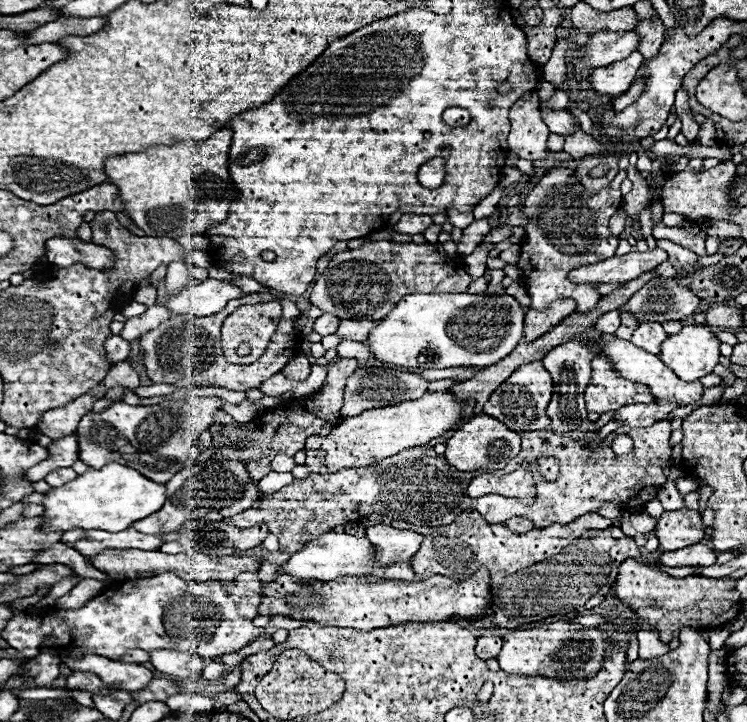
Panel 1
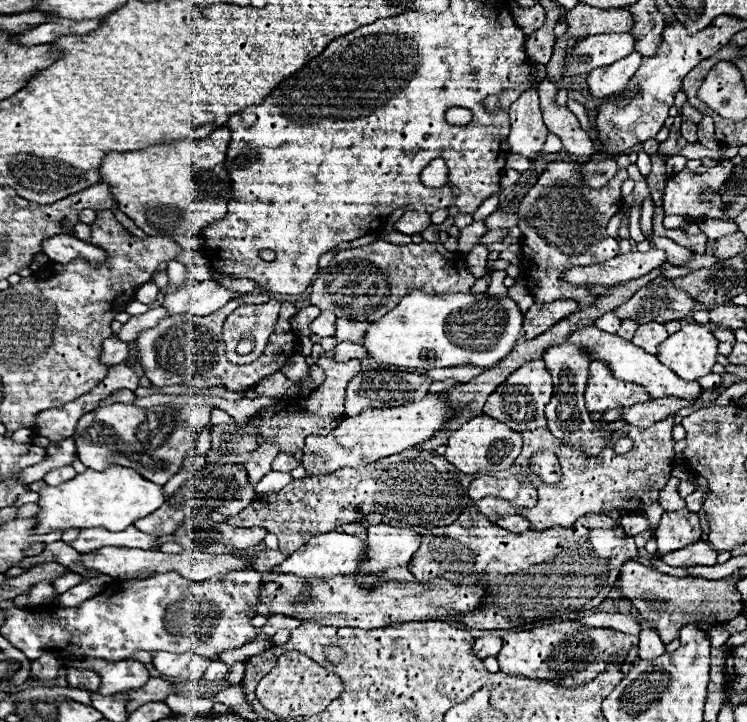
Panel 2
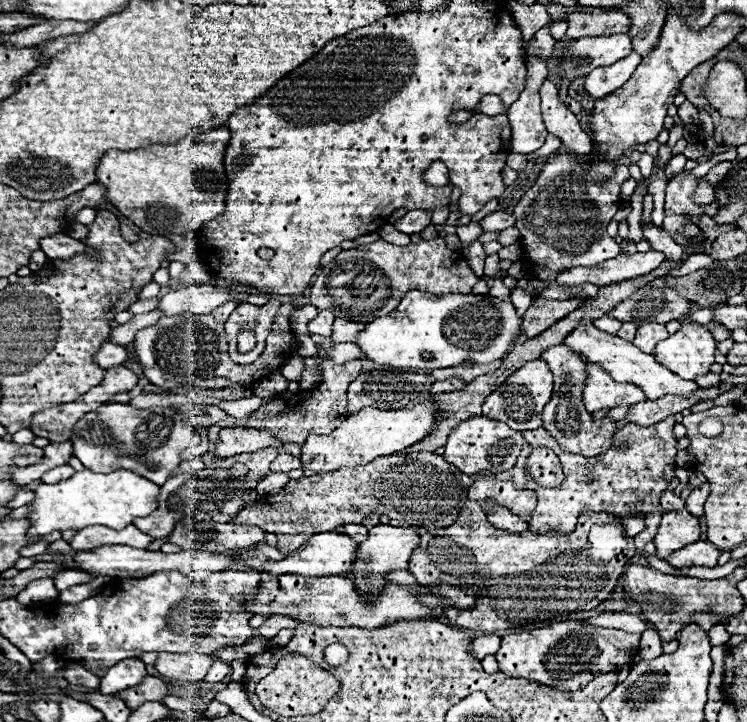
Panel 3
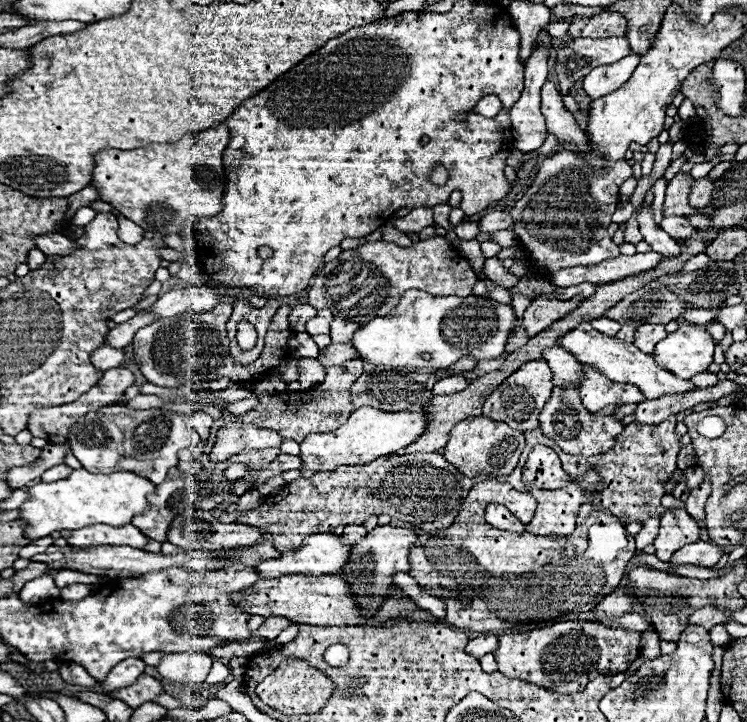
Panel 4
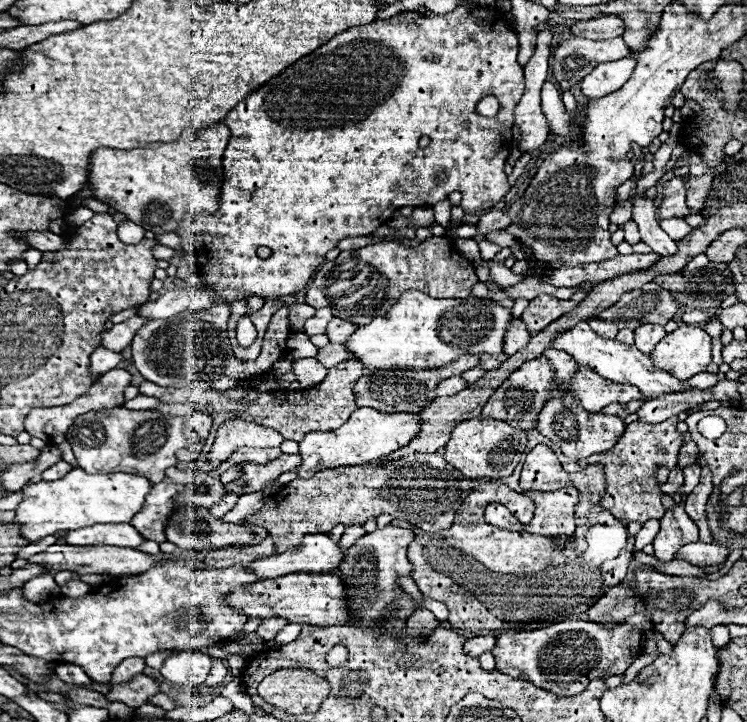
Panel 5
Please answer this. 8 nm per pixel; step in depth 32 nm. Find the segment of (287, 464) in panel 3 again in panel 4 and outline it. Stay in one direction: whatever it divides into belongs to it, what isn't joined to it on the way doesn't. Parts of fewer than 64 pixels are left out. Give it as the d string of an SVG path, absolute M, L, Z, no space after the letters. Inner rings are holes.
M280 454L274 462L270 462L270 464L268 464L268 468L266 468L266 470L262 470L262 472L258 474L258 484L266 482L268 478L272 478L272 476L276 476L276 474L282 474L282 472L288 472L288 470L296 470L296 468L300 468L300 466L302 466L300 456Z

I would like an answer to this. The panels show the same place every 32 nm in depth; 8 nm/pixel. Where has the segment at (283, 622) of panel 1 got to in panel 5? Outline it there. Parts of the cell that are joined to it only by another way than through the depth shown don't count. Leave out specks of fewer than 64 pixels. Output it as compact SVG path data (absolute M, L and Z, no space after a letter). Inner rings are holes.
M266 618L262 620L262 624L258 626L256 634L262 638L262 640L274 640L274 636L286 626L288 622L286 620L280 620L280 618Z

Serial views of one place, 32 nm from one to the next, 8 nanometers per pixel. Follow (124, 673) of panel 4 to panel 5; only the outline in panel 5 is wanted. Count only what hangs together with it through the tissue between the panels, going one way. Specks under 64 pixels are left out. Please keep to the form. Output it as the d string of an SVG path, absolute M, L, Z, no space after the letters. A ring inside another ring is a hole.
M128 658L128 660L122 660L114 668L114 672L112 672L112 676L110 676L110 680L106 684L108 684L108 688L114 686L114 684L128 684L128 680L132 680L138 674L142 674L144 668L146 668L144 658Z

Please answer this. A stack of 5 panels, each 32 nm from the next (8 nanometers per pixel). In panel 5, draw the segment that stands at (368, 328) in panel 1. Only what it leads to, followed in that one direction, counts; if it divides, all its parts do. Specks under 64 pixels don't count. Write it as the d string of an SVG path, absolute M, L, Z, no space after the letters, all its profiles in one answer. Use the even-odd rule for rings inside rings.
M332 318L330 320L330 324L328 324L328 338L330 338L330 342L334 342L334 344L346 344L348 342L348 338L352 336L352 332L356 332L356 324L352 324L352 322L346 322L346 320L342 320L342 318Z

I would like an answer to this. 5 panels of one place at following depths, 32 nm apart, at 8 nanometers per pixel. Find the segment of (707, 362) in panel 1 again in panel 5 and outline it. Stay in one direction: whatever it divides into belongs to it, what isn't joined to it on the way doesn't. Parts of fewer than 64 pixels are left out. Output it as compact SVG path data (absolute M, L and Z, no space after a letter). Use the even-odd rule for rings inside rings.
M680 324L678 330L656 344L650 358L656 368L680 380L690 380L712 362L712 338L698 326Z

